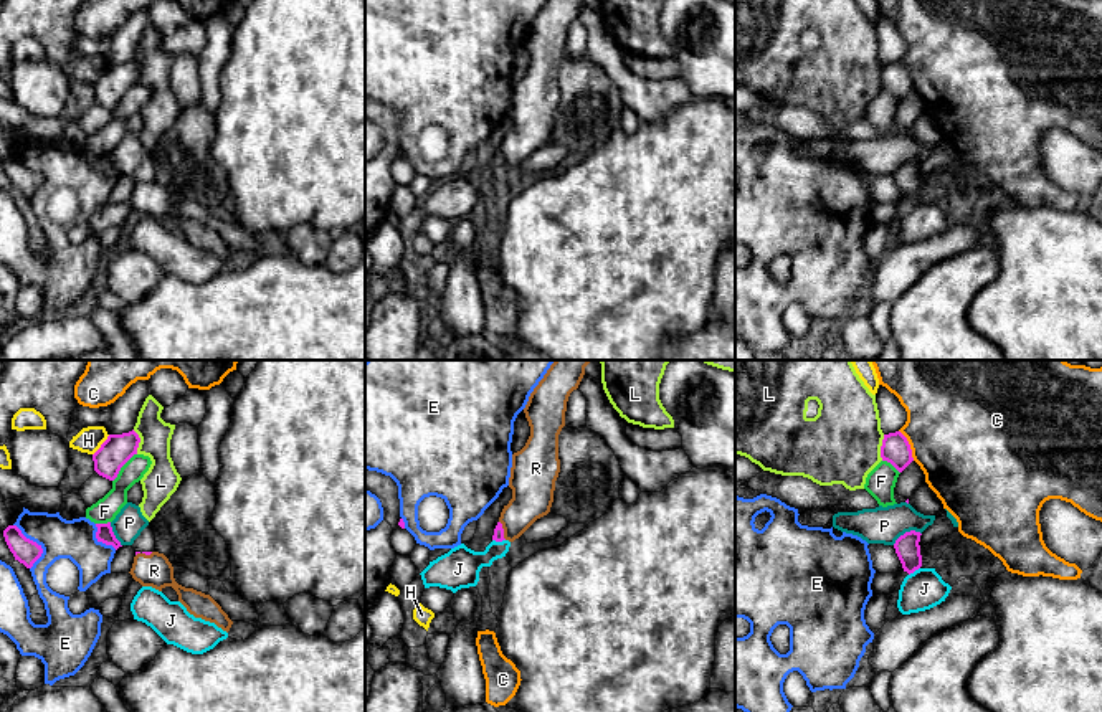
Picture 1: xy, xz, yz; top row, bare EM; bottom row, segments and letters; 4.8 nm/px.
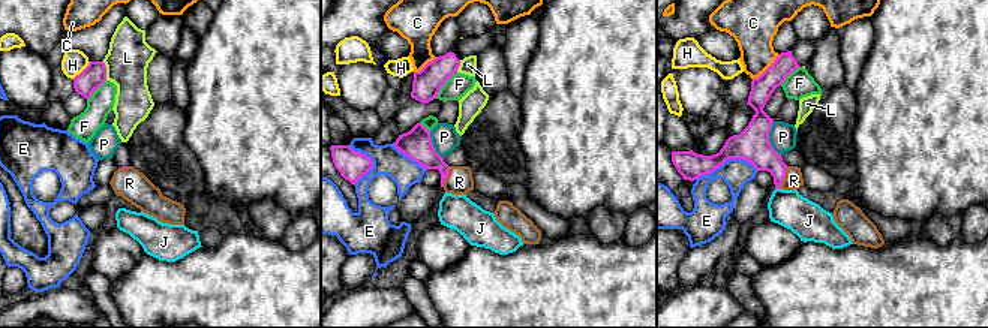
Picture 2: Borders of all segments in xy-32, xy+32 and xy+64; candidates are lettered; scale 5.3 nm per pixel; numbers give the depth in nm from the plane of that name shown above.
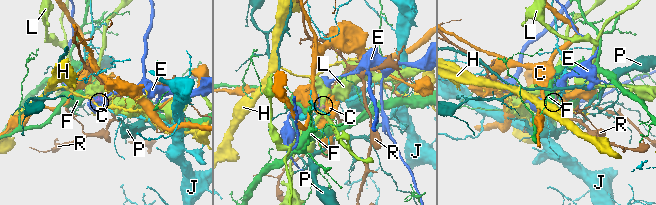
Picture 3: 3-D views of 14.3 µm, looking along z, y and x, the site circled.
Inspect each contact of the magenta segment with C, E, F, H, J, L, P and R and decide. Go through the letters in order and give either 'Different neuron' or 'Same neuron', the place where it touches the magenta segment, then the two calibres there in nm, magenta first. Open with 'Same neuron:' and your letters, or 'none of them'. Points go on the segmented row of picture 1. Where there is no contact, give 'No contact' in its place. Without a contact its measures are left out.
Same neuron: R
C: Different neuron. Touches magenta at yz (909, 445). Thickness 140 nm (magenta) against 500 nm
E: Different neuron. Touches magenta at xy (38, 545). Thickness 120 nm (magenta) against 190 nm
F: Different neuron. Touches magenta at xy (121, 466). Thickness 150 nm (magenta) against 120 nm
H: Different neuron. Touches magenta at xy (101, 445). Thickness 150 nm (magenta) against 120 nm
J: Different neuron. Touches magenta at xz (499, 541). Thickness 50 nm (magenta) against 190 nm
L: Different neuron. Touches magenta at yz (881, 448). Thickness 140 nm (magenta) against 380 nm
P: Different neuron. Touches magenta at yz (906, 532). Thickness 120 nm (magenta) against 180 nm
R: Same neuron. Touches magenta at xz (503, 531). Thickness 50 nm (magenta) against 200 nm

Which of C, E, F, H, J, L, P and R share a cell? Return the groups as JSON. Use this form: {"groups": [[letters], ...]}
{"groups": [["C"], ["E"], ["F"], ["H"], ["J"], ["L"], ["P"], ["R"]]}

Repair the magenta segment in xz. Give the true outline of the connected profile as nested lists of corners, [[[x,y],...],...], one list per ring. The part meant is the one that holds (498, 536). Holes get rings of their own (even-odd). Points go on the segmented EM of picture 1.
[[[555,360],[530,393],[524,408],[530,436],[525,446],[512,454],[512,499],[501,512],[492,540],[514,542],[550,512],[560,472],[558,434],[565,426],[567,401],[590,362],[593,360]]]

